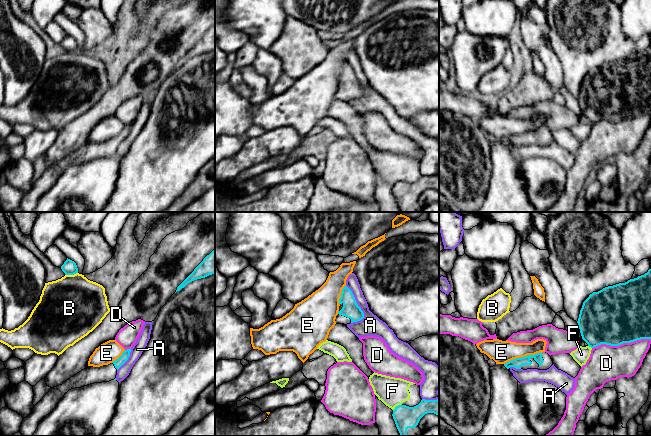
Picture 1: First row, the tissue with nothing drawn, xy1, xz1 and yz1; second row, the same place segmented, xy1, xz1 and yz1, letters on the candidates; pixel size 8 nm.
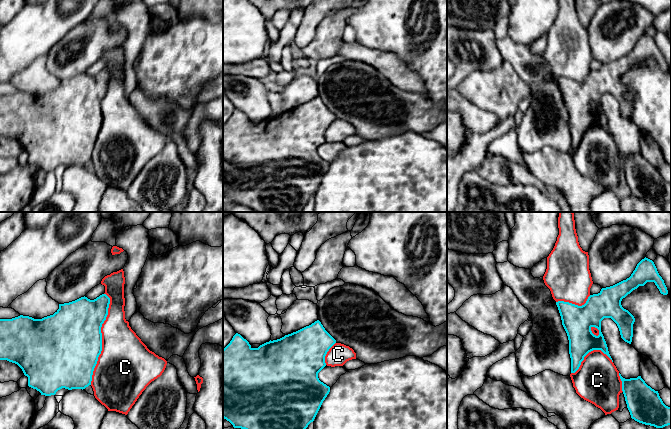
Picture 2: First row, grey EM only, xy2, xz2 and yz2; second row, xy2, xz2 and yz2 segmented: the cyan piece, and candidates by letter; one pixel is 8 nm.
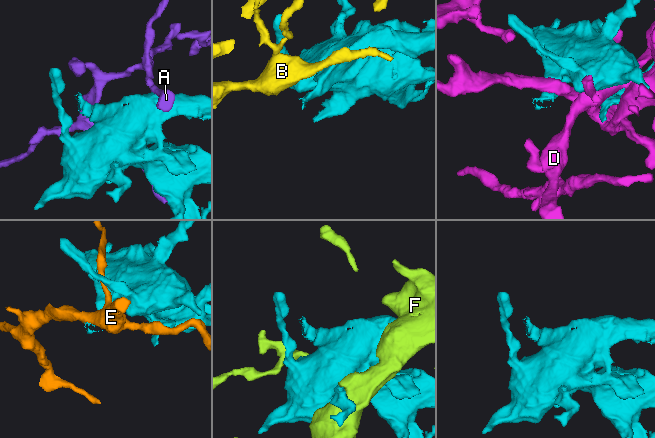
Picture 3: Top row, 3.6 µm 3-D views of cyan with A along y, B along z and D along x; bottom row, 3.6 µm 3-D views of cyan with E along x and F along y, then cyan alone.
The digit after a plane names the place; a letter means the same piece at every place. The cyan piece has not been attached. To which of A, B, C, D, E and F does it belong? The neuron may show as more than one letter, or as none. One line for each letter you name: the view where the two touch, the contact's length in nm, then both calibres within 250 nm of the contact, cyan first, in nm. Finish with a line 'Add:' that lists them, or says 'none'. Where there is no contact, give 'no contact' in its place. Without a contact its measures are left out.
Add: none

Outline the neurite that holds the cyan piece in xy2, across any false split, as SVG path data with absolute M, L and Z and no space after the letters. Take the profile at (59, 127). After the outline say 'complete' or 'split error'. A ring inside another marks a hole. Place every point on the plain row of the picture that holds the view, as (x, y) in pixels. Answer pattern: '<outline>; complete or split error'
M102 70L94 76L90 76L84 72L69 79L59 80L59 85L53 91L44 93L42 95L34 95L32 93L23 91L12 95L0 95L0 136L7 136L17 140L22 145L24 151L28 153L28 162L39 167L41 171L55 171L56 168L62 164L68 166L85 165L91 161L93 147L97 140L98 133L102 127L101 103L108 91L109 80L110 74L106 70Z; complete

